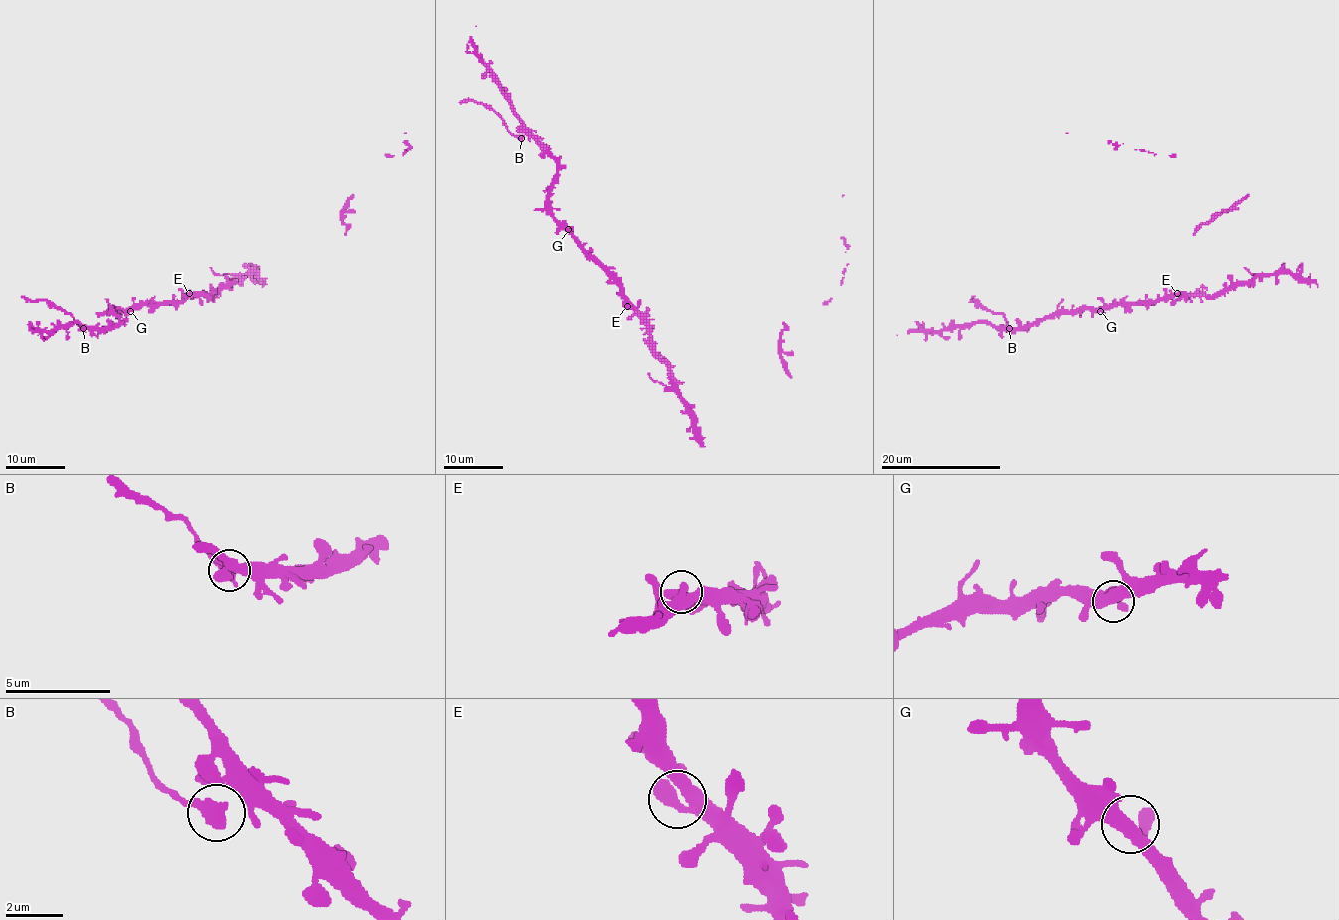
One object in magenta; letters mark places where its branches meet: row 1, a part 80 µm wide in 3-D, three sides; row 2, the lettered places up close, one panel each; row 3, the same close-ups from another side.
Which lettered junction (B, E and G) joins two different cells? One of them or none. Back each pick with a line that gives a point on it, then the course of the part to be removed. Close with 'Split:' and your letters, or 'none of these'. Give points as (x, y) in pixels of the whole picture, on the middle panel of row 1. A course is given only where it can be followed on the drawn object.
B: place (521, 138); course (521, 138), (509, 131), (492, 110), (473, 101), (459, 102)
Split: B

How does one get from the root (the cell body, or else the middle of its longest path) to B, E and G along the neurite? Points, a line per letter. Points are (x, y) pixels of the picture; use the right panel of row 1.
B: (1231, 286), (1211, 296), (1111, 303), (1097, 309), (1058, 311), (1018, 327), (1002, 326), (1009, 327)
E: (1231, 286), (1211, 296), (1177, 293)
G: (1231, 286), (1211, 296), (1171, 296), (1133, 303), (1111, 303), (1100, 311)

